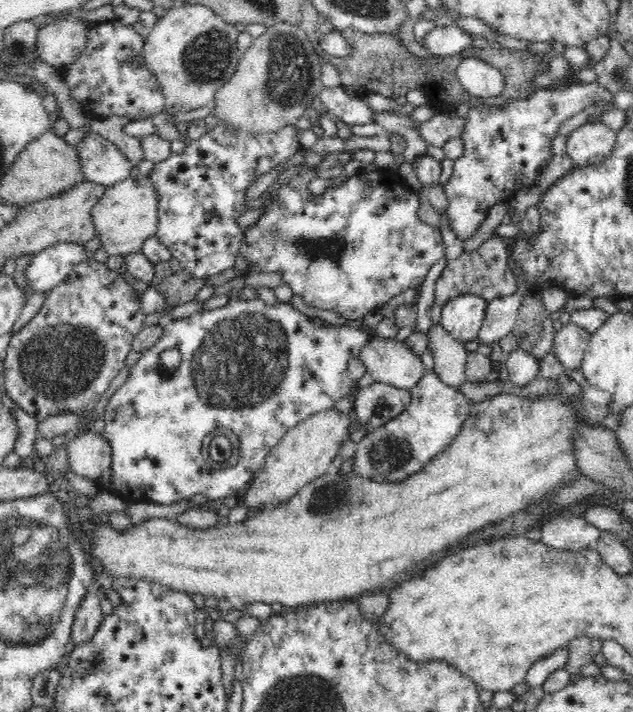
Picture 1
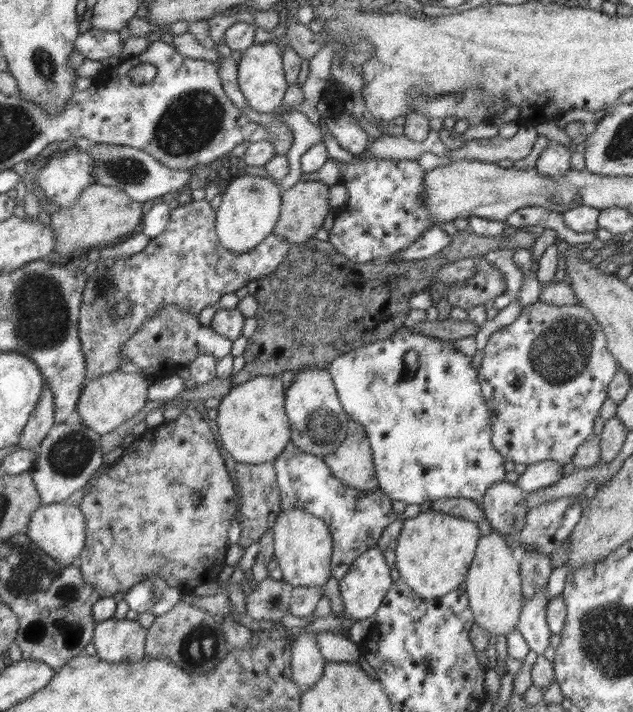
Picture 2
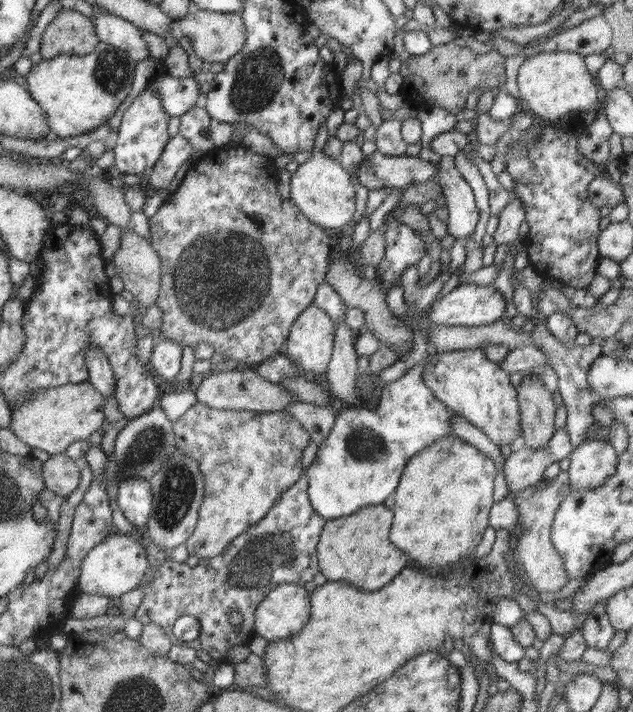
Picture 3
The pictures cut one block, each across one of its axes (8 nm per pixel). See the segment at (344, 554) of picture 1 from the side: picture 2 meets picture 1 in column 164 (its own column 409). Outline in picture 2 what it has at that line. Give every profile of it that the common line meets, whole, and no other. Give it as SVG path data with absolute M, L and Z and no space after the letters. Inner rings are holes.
M431 509L420 512L414 518L403 518L394 550L400 577L424 599L436 599L456 591L465 582L480 536L479 526L475 522Z

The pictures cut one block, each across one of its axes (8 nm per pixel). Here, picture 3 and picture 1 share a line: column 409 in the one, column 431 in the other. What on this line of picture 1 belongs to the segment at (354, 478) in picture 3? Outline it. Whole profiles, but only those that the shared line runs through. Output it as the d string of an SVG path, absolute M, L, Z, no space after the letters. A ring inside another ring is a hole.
M435 369L425 371L416 386L411 388L410 404L404 412L376 428L356 443L353 473L360 478L374 478L386 482L400 482L420 472L432 460L442 454L452 440L460 434L472 403L458 389L444 384Z

